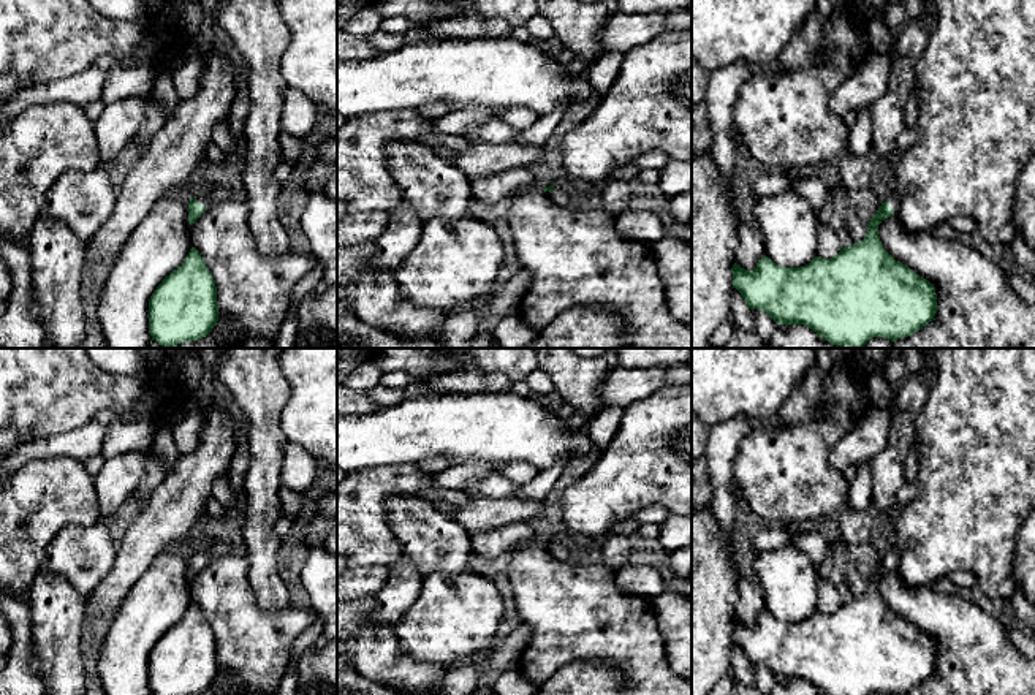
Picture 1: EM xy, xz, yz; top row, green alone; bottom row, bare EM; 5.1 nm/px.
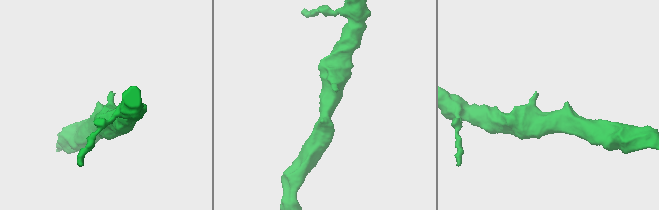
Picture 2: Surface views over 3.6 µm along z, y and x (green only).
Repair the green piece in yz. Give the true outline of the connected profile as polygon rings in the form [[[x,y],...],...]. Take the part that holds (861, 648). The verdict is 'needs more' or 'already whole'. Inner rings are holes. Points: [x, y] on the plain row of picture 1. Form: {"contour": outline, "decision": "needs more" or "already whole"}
{"contour": [[[893,545],[877,568],[867,578],[867,589],[851,602],[842,602],[834,613],[815,611],[809,619],[801,622],[777,621],[766,610],[758,614],[753,625],[745,625],[733,619],[733,643],[736,643],[747,659],[747,663],[766,667],[777,679],[804,679],[809,681],[825,695],[870,695],[885,692],[897,695],[908,692],[923,684],[937,668],[937,648],[934,640],[919,632],[905,619],[896,616],[881,600],[878,579],[894,570],[899,564],[899,549]]], "decision": "needs more"}

